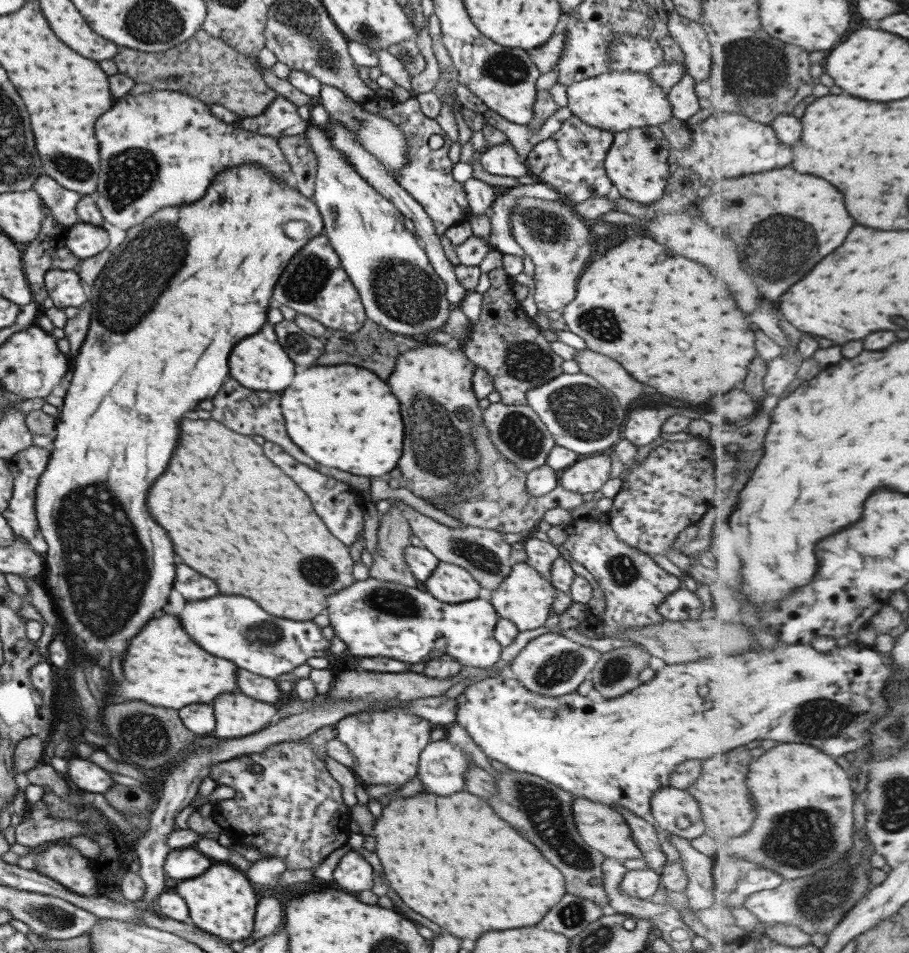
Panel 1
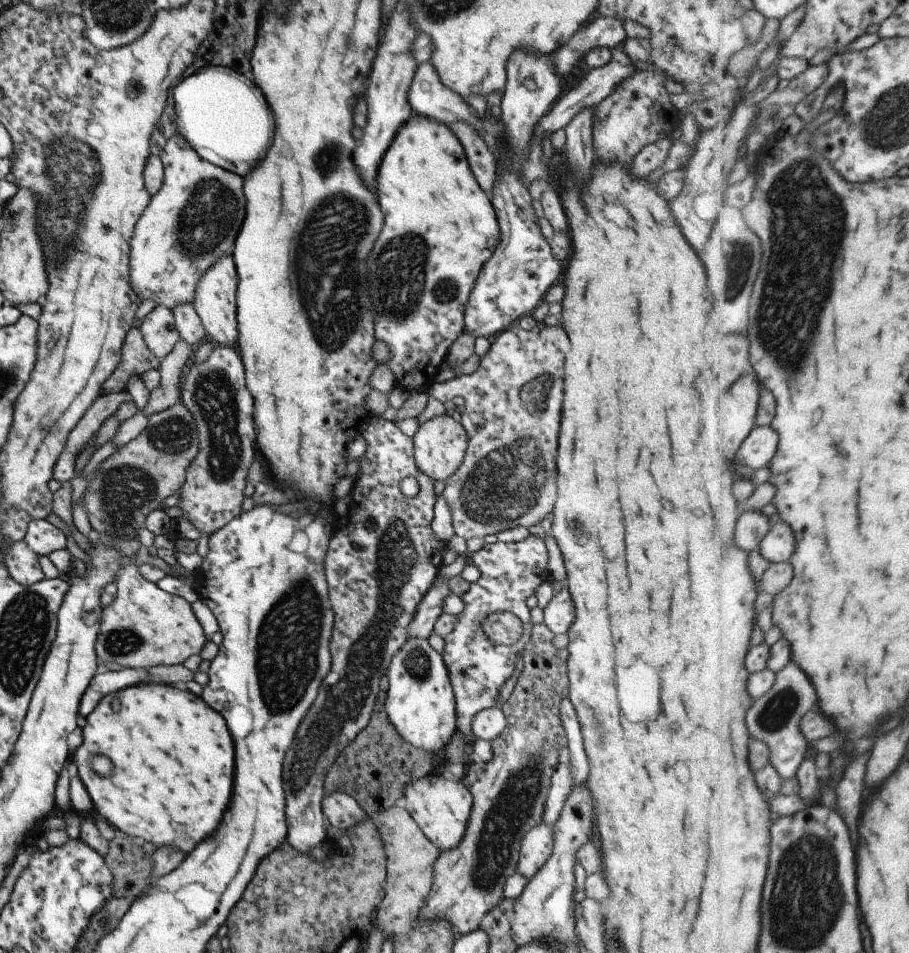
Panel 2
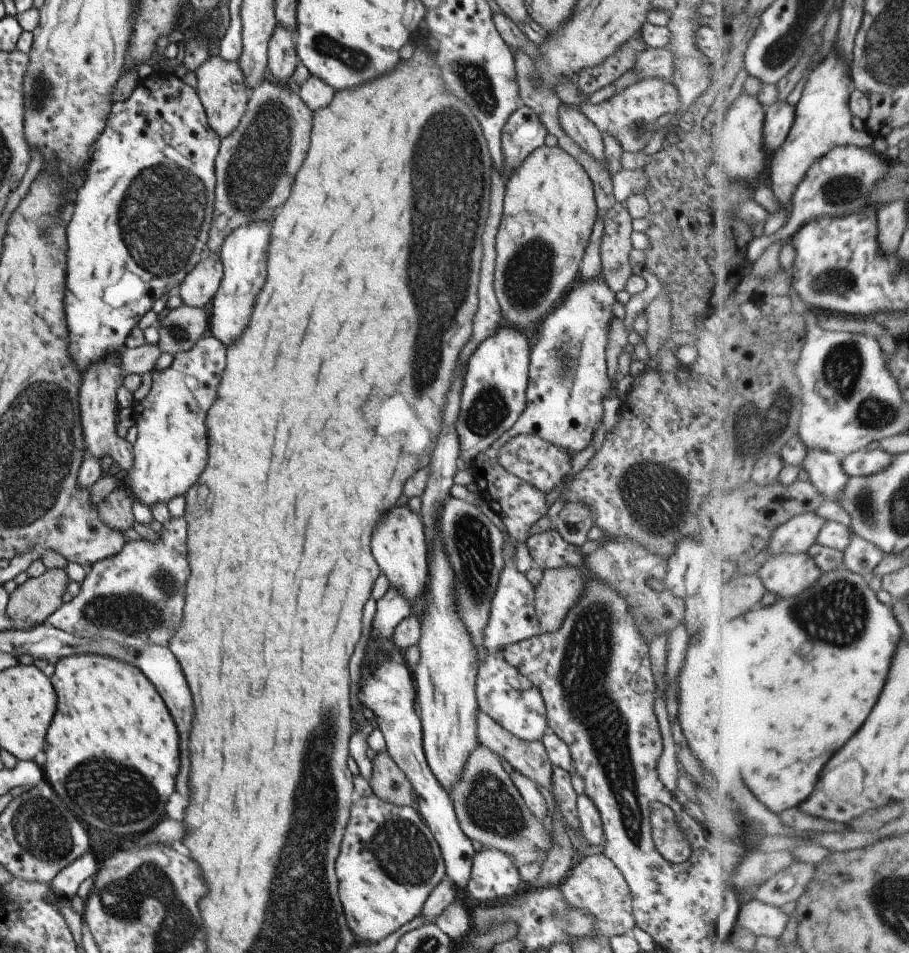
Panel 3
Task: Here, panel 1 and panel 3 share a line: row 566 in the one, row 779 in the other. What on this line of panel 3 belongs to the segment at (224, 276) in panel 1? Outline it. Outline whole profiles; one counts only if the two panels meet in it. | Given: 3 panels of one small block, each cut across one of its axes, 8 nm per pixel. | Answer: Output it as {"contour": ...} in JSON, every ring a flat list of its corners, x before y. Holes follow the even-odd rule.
{"contour":[[79,654,59,658,53,665,55,670,49,681,57,694,57,708,42,748,47,758,41,768,43,780,70,815,83,822,90,846,116,844,118,838,135,838,135,834,143,834,163,816,163,806,173,792,179,768,177,730,165,704,151,682,134,665,123,660]]}

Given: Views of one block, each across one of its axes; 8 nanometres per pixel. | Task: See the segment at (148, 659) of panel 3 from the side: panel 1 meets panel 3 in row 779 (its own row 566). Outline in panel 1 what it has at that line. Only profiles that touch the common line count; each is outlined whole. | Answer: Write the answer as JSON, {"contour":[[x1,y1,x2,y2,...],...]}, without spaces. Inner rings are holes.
{"contour":[[179,564,175,568,175,582,173,582,173,588,187,600,201,600,201,598,209,598,209,596,215,596,217,594,217,586,197,574,195,570,189,570,185,564]]}

